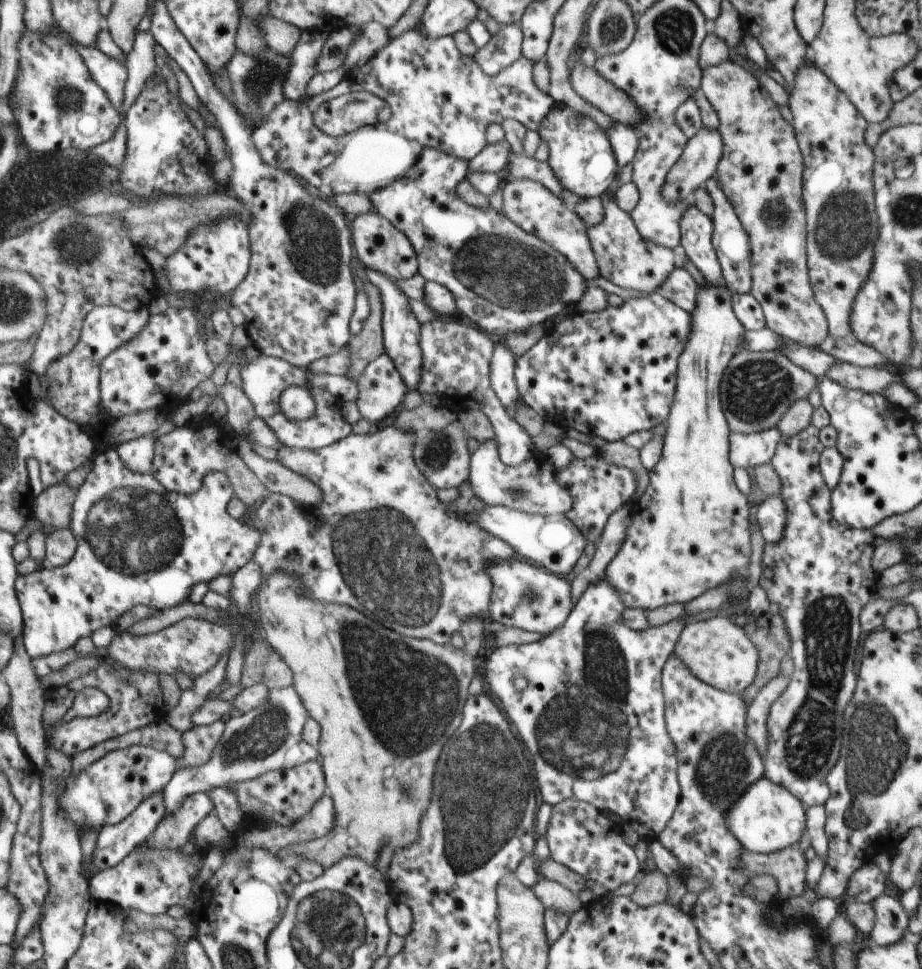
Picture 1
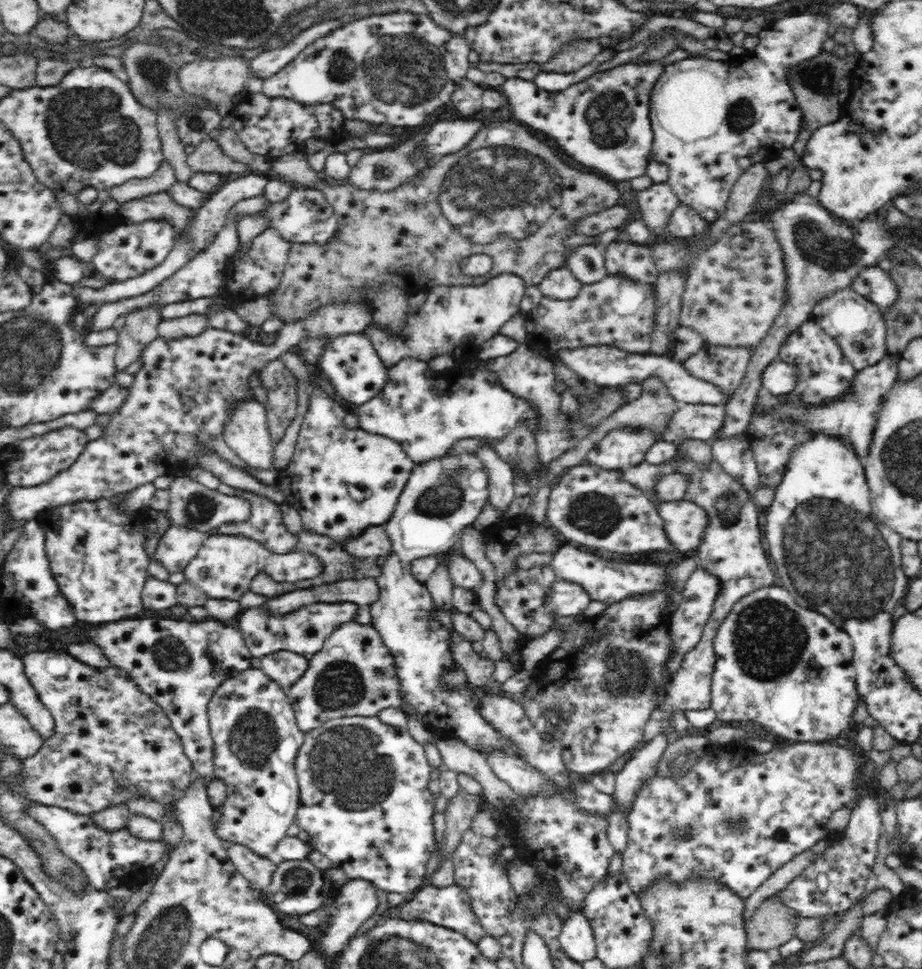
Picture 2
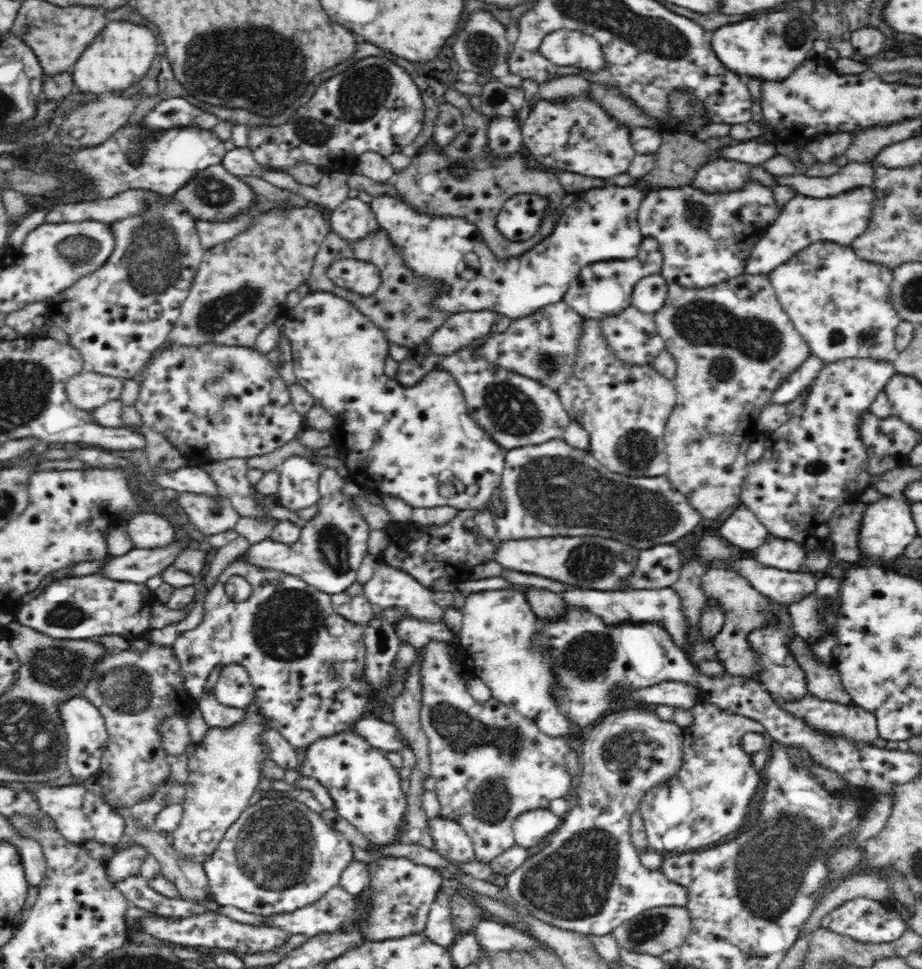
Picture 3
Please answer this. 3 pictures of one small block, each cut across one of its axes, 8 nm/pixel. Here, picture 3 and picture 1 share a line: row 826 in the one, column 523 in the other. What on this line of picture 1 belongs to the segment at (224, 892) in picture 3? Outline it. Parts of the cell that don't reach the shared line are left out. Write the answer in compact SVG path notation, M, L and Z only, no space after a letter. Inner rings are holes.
M434 148L422 150L420 160L393 185L370 194L370 202L376 206L376 213L386 218L396 228L408 236L416 252L419 274L426 281L435 281L452 290L457 299L459 317L486 332L494 341L504 338L510 332L524 332L534 324L542 324L548 316L556 316L564 310L564 304L574 304L582 300L587 292L585 278L565 260L557 250L546 242L524 232L506 215L494 208L474 208L456 196L456 186L460 182L470 182L470 161L456 154L445 154Z

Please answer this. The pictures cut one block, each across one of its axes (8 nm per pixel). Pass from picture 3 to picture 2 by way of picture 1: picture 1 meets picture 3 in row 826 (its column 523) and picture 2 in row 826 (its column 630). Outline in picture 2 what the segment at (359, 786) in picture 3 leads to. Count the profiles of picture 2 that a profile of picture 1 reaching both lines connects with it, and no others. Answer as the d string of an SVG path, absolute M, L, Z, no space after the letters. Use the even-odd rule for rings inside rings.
M346 716L344 718L334 718L324 722L322 726L304 733L302 746L299 747L298 756L295 759L295 771L299 782L299 807L297 808L294 823L298 825L300 831L308 833L312 848L329 858L335 867L340 866L344 870L348 879L362 879L372 882L377 888L386 892L398 892L407 894L422 886L426 865L430 857L435 852L436 832L433 823L435 795L428 791L428 781L432 767L426 759L424 745L413 739L413 735L407 728L392 727L376 717L368 716Z

